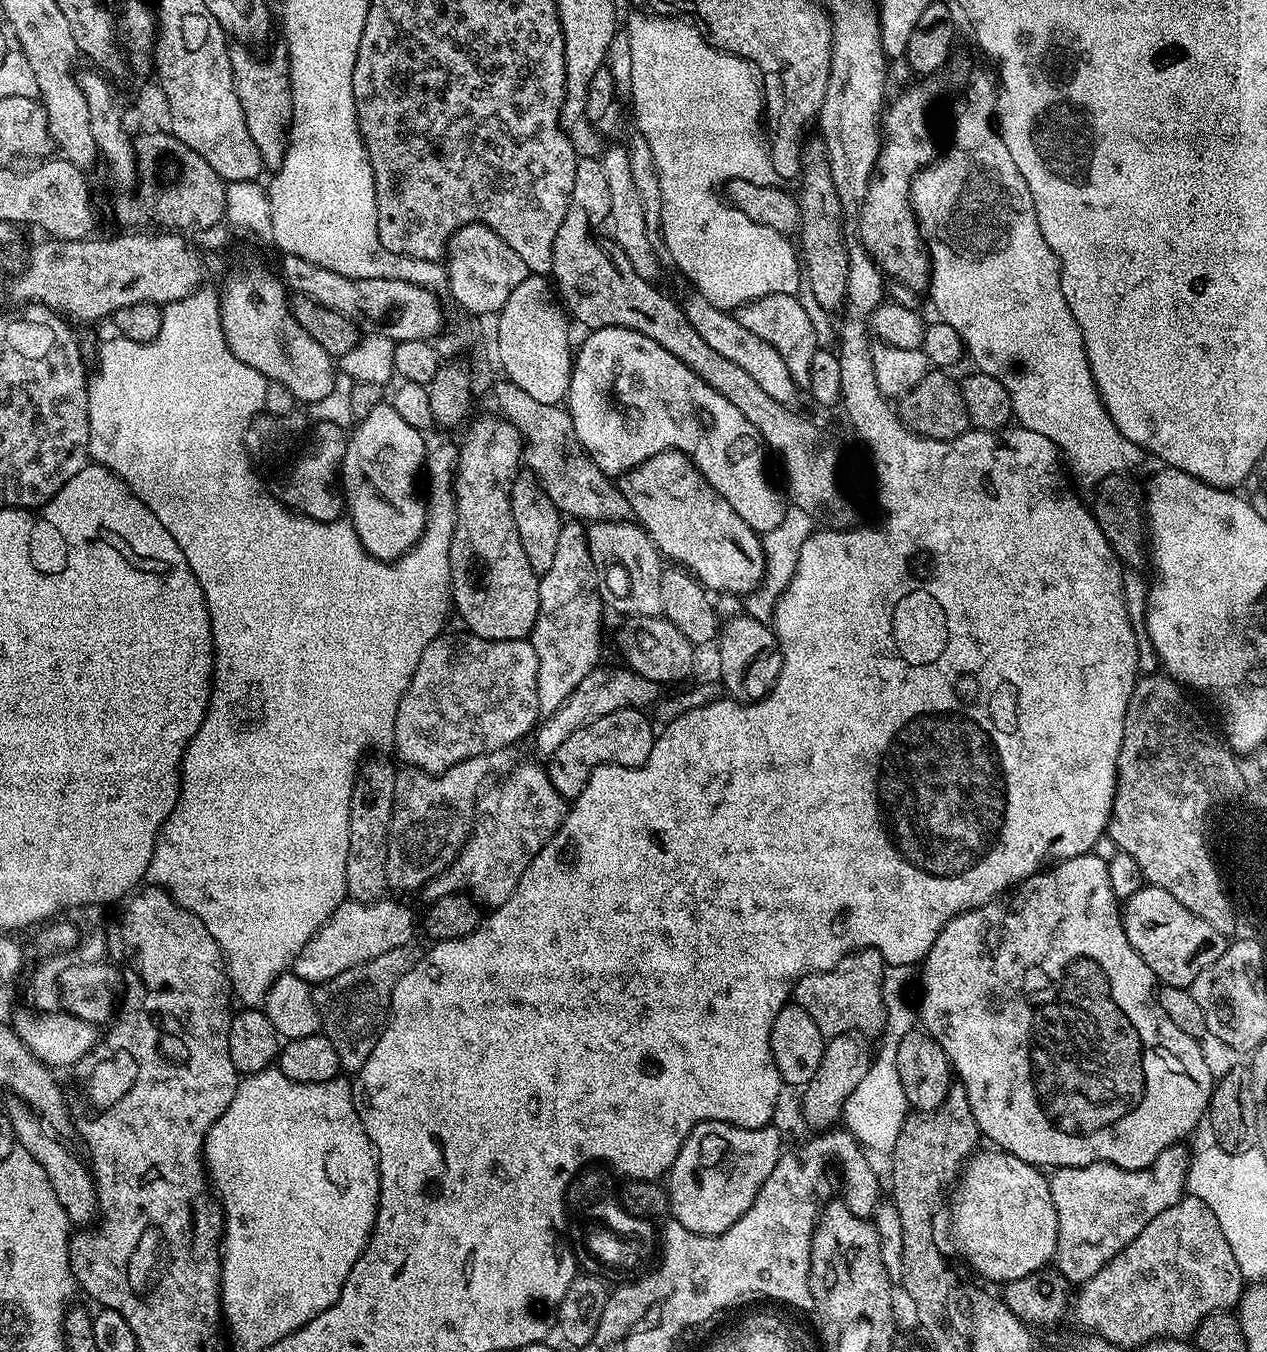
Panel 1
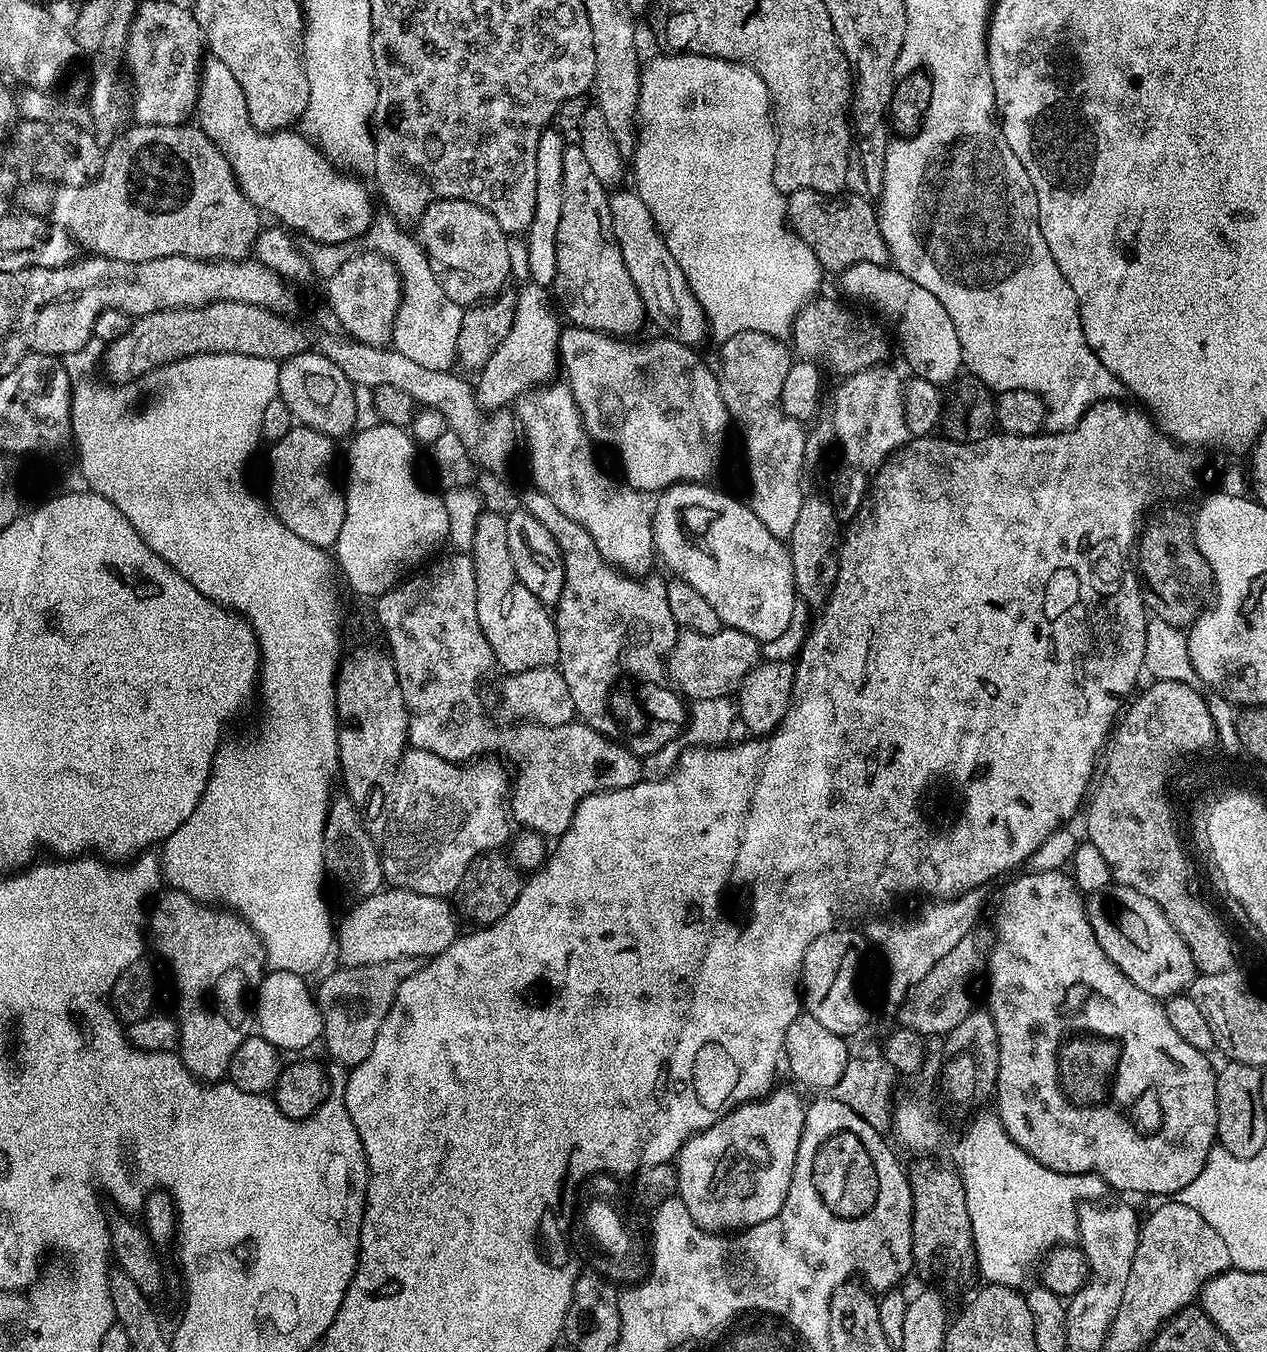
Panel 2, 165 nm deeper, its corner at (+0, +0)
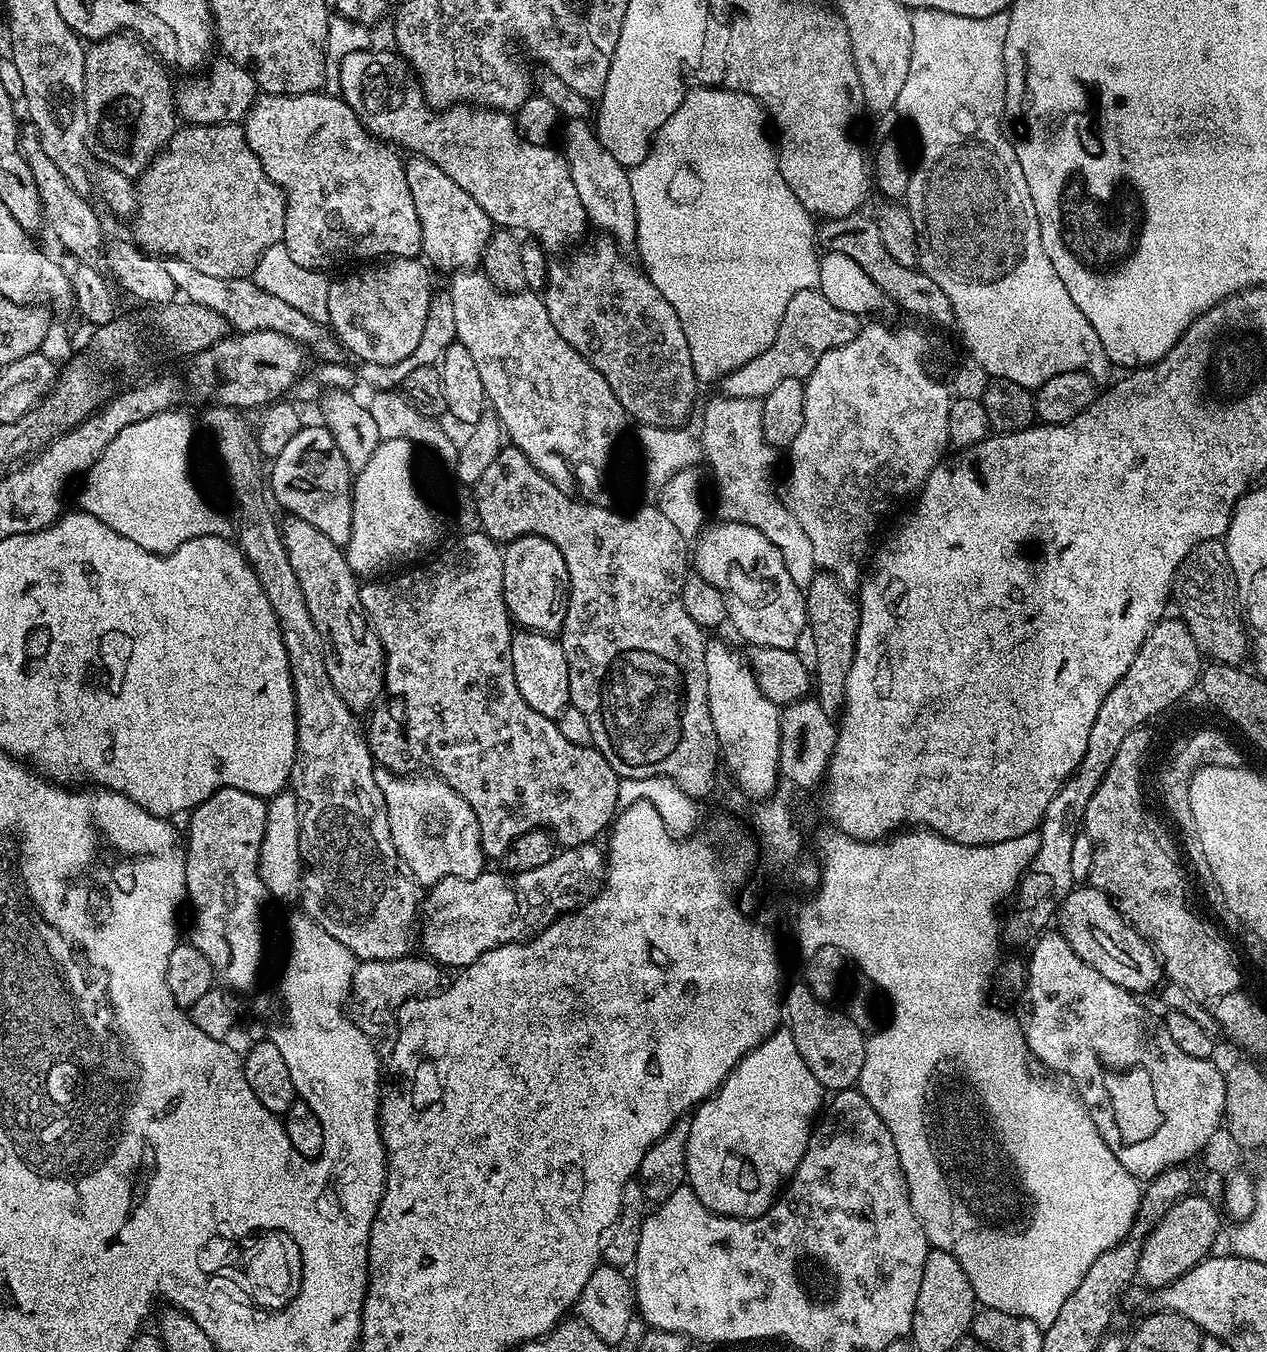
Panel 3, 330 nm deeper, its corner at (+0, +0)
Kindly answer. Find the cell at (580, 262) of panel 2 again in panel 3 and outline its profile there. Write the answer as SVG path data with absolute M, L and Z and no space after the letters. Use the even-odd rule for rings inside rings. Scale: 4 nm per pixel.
M392 50L372 51L346 54L338 65L339 95L348 103L350 110L354 110L371 136L405 153L408 151L408 154L425 156L438 166L438 170L446 170L446 174L450 174L450 178L454 178L454 182L458 182L458 186L462 186L462 190L466 190L466 194L470 194L470 198L486 210L497 229L533 232L532 236L538 238L539 243L548 250L576 244L583 238L584 231L590 228L590 221L582 206L582 198L578 198L574 178L570 178L568 160L557 149L555 152L555 147L534 146L534 142L523 140L516 131L515 119L506 112L462 103L443 110L433 108L425 100L424 89L403 56Z

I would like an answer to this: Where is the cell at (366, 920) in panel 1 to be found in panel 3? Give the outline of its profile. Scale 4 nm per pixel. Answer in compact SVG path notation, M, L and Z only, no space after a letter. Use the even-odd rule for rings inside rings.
M591 843L557 851L546 866L535 870L508 875L485 870L473 880L442 878L427 889L422 900L423 955L445 969L463 970L499 944L529 939L557 916L575 912L602 887L606 856L596 847Z

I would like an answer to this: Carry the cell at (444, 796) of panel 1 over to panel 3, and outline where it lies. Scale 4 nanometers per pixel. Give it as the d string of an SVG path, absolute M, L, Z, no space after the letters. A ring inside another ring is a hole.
M377 767L376 781L384 795L396 854L417 884L431 886L447 876L473 880L485 871L478 818L466 798L458 795L445 780L435 774L399 776Z

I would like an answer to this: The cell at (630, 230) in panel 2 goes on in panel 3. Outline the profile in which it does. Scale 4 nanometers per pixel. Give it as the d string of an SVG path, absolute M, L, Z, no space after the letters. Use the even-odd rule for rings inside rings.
M572 118L567 123L562 128L562 155L568 160L570 178L574 178L574 187L578 189L578 198L582 198L582 206L589 221L595 227L597 224L601 233L611 236L621 249L635 249L638 222L634 214L634 194L630 194L629 169L622 167L614 159L614 154L602 146L593 125L587 119Z

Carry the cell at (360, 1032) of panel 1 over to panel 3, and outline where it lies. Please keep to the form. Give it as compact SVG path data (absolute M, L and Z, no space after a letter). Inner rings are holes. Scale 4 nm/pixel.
M409 954L401 960L365 960L357 963L353 971L346 1012L358 1030L375 1042L379 1051L384 1054L391 1053L392 1047L396 1044L396 1011L406 1001L421 994L435 993L445 983L445 973L441 965L427 958L413 958L414 956Z

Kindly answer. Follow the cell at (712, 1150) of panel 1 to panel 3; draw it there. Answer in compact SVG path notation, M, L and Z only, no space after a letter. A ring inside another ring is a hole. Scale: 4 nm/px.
M777 1030L754 1050L747 1052L720 1089L697 1104L690 1116L686 1180L702 1206L720 1216L733 1216L739 1220L752 1220L764 1215L776 1203L786 1182L791 1180L802 1162L814 1121L825 1103L824 1096L826 1100L826 1089L820 1085L818 1078L814 1078L814 1074L810 1074L810 1066L802 1062L802 1054L798 1054L791 1032Z

